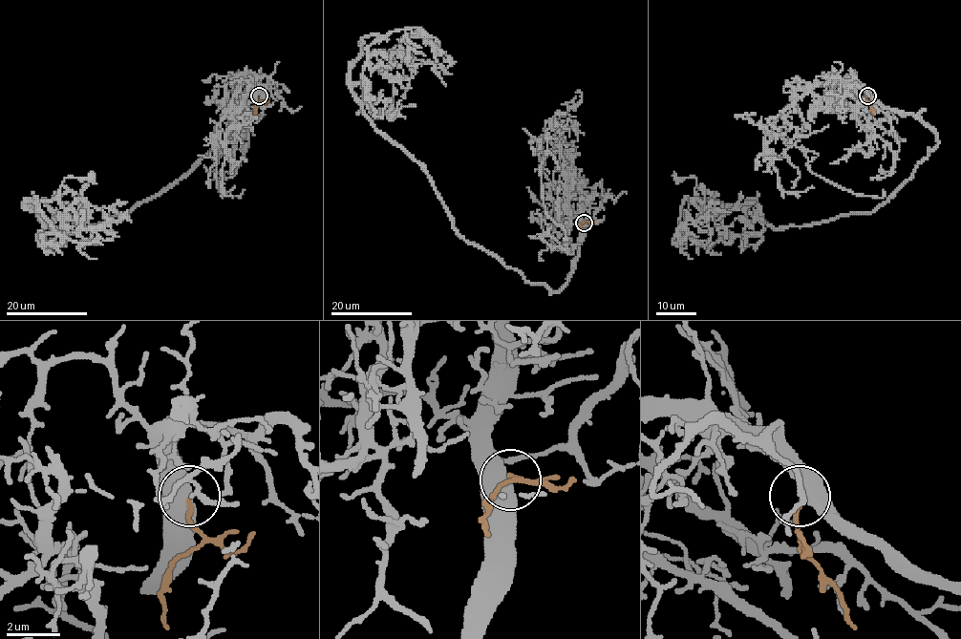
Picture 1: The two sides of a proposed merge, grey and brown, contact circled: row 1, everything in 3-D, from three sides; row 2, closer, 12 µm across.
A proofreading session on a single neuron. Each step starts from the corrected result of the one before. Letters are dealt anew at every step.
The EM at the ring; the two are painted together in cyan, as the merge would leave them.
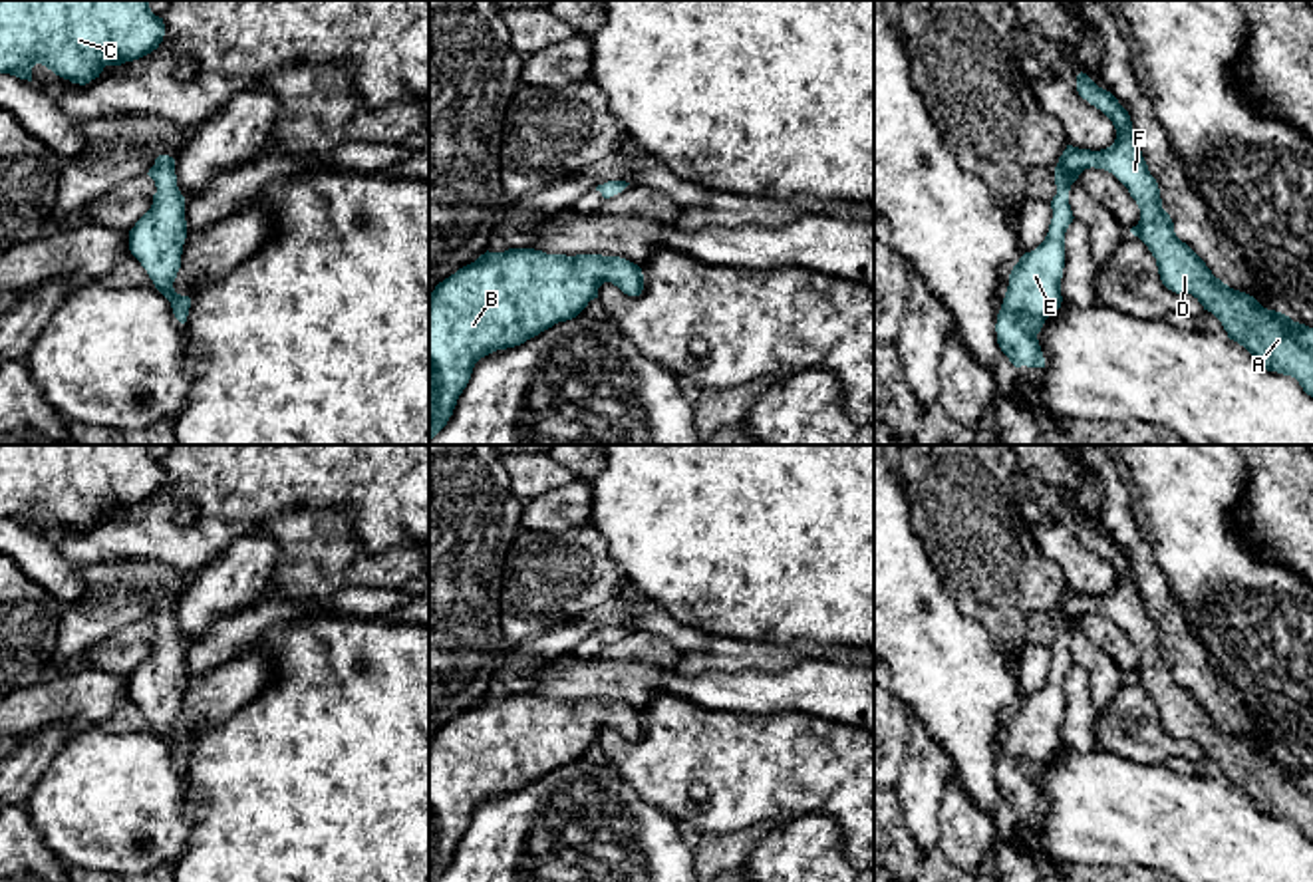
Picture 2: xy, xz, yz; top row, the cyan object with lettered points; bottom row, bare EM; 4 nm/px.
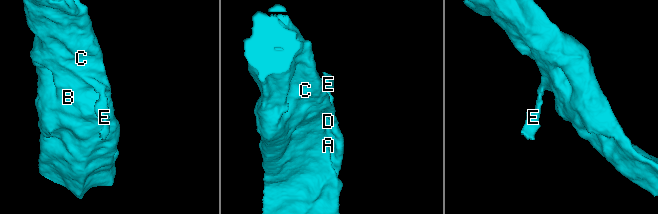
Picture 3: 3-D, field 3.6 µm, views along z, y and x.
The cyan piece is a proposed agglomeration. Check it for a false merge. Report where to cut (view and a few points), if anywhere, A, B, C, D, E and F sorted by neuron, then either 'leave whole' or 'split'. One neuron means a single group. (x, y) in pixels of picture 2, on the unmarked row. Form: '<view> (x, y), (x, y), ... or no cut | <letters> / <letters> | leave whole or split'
no cut | A B C D E F | leave whole

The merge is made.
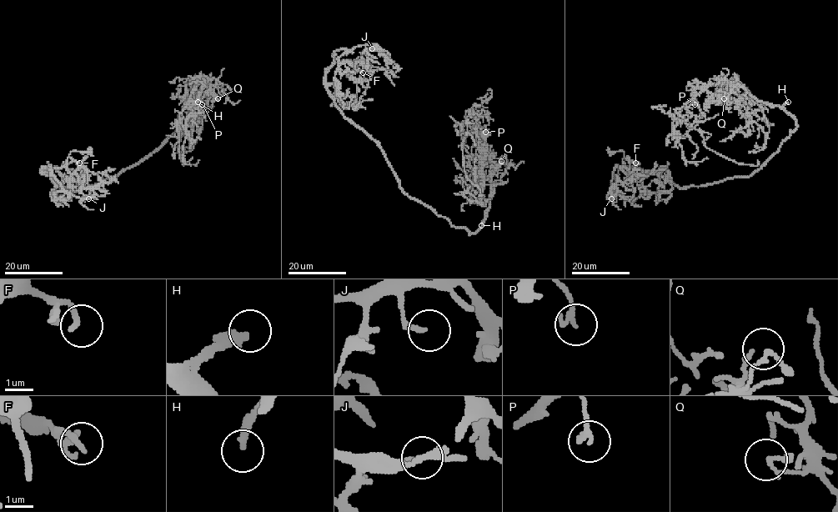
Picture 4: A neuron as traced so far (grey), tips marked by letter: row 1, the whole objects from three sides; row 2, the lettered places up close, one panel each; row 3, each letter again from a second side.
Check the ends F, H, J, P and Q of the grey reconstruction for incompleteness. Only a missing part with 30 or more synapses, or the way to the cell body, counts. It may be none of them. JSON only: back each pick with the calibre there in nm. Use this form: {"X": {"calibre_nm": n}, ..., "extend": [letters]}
{"H": {"calibre_nm": 280}, "extend": ["H"]}

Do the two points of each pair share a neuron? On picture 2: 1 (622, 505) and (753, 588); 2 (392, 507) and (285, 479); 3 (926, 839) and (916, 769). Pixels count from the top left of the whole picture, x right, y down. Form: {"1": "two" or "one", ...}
{"1": "one", "2": "one", "3": "one"}

